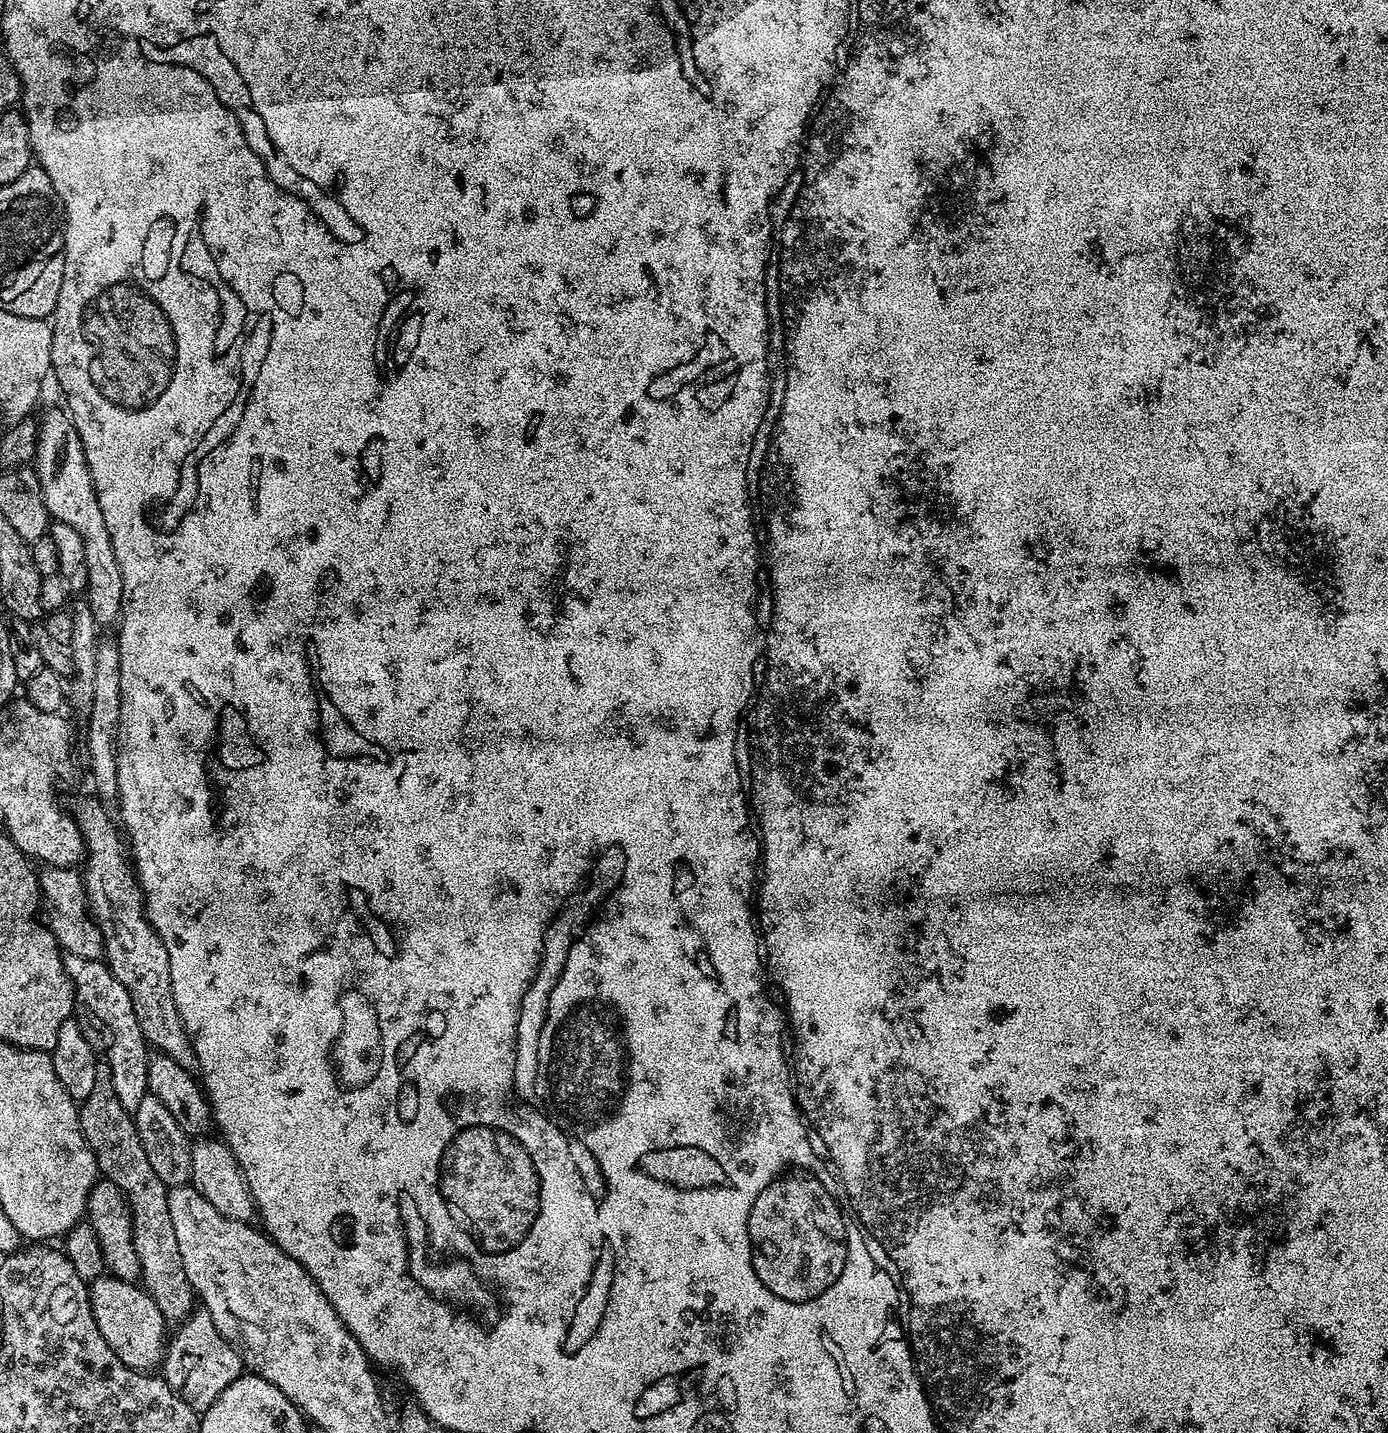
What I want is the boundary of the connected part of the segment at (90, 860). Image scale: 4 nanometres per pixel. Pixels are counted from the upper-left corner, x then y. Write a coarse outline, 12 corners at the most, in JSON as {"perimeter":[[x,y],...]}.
{"perimeter":[[78,797],[102,959],[149,1045],[195,1069],[170,958],[109,809]]}

